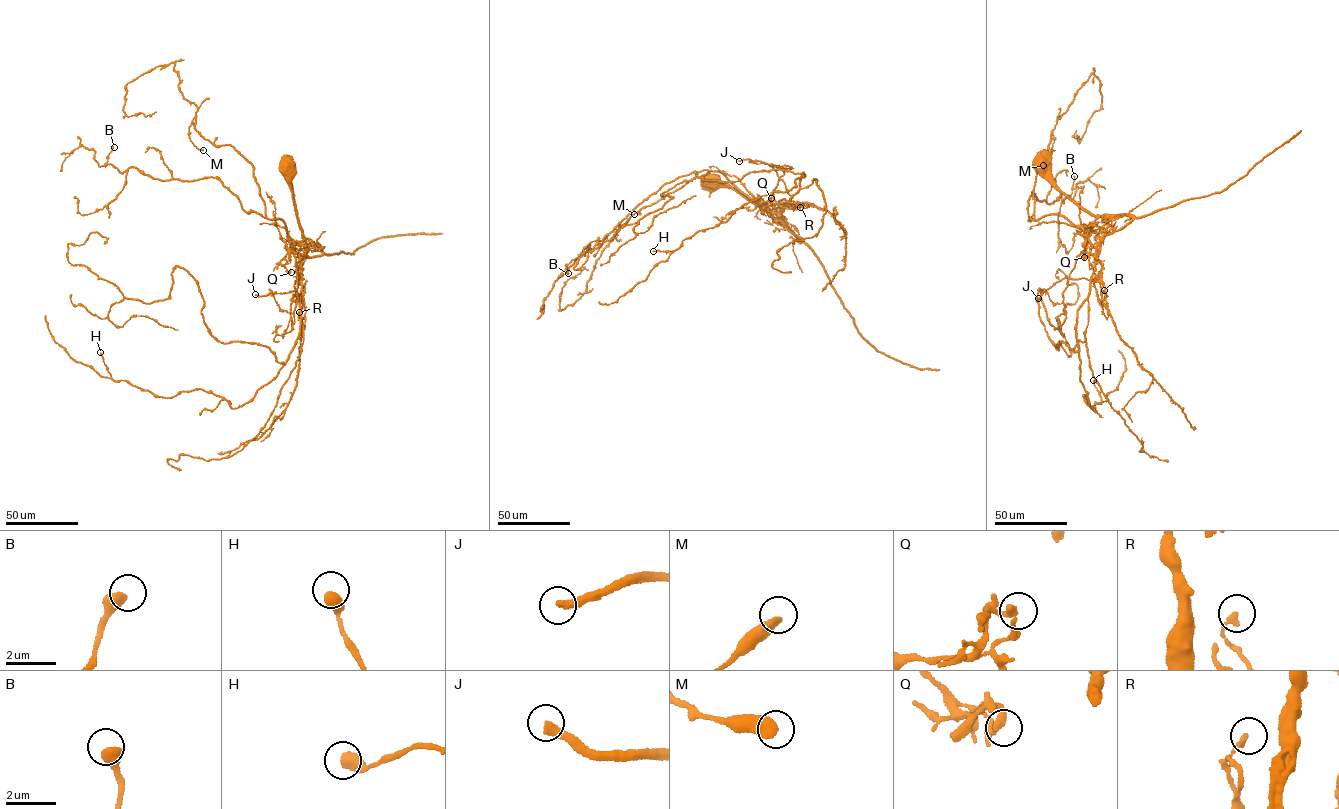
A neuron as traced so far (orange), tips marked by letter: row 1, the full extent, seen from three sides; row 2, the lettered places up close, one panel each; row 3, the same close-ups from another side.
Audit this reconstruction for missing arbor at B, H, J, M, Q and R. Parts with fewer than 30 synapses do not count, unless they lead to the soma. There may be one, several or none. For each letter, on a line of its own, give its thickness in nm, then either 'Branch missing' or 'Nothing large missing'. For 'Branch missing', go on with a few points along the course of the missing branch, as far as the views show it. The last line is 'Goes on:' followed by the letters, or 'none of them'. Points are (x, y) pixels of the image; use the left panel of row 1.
B: Thickness 500 nm. Nothing large missing
H: Thickness 550 nm. Nothing large missing
J: Thickness 360 nm. Branch missing. Course of what is missing: (255, 294), (238, 284), (216, 282), (202, 269), (189, 238), (162, 232), (136, 214)
M: Thickness 480 nm. Nothing large missing
Q: Thickness 360 nm. Nothing large missing
R: Thickness 200 nm. Nothing large missing
Goes on: J

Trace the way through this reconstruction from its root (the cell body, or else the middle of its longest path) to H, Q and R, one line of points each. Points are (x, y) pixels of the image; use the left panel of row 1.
H: (287, 168), (301, 318), (278, 374), (232, 408), (116, 381), (100, 352)
Q: (287, 168), (286, 181), (304, 238), (292, 244), (279, 262), (291, 272)
R: (287, 168), (308, 250), (299, 277), (301, 331), (305, 317), (300, 319), (299, 312)

